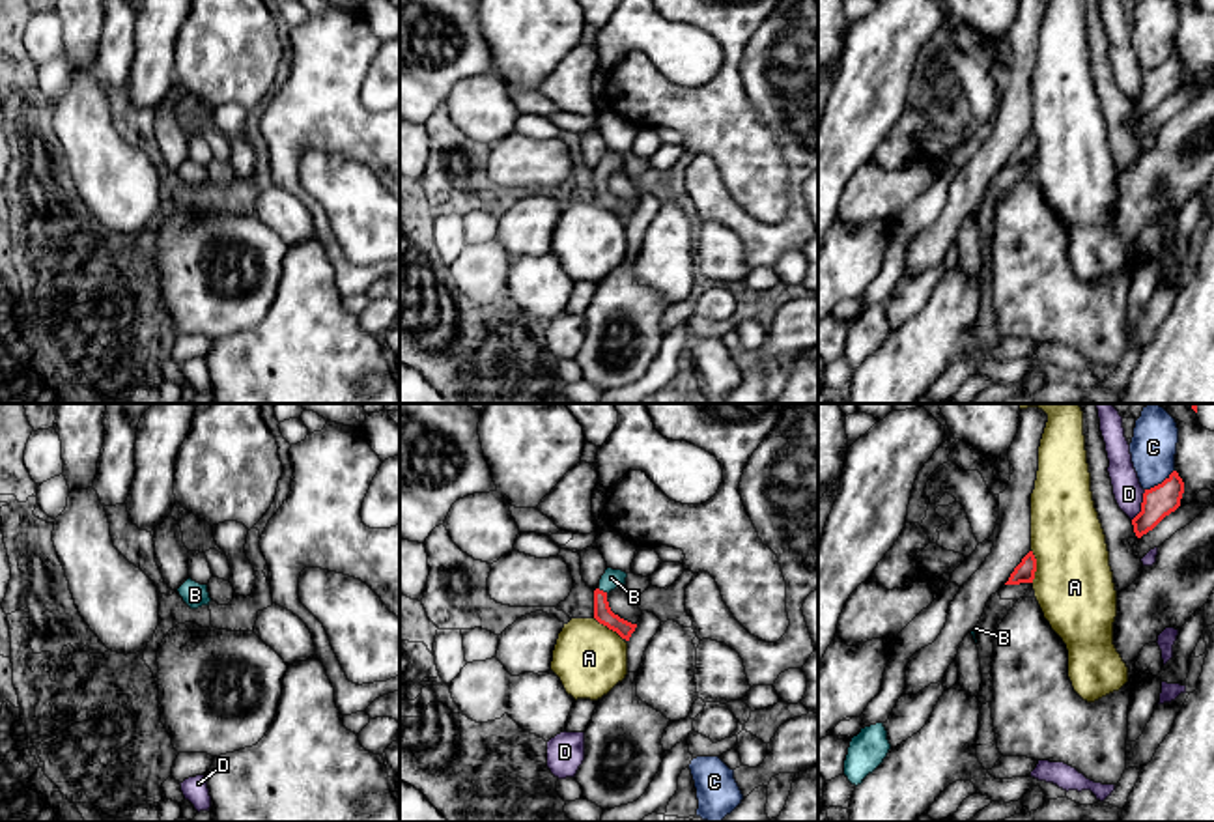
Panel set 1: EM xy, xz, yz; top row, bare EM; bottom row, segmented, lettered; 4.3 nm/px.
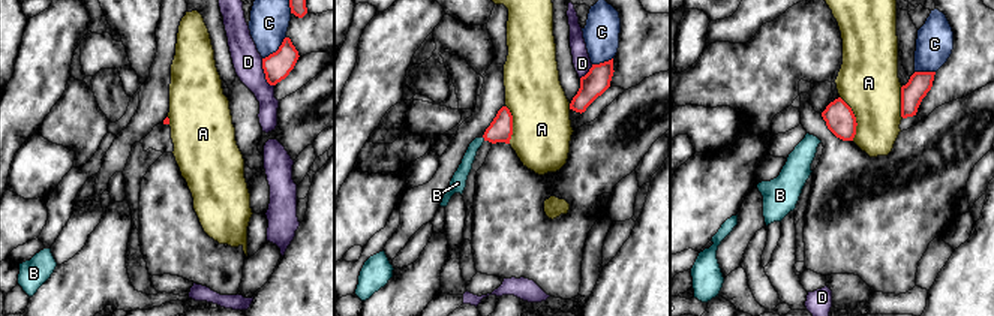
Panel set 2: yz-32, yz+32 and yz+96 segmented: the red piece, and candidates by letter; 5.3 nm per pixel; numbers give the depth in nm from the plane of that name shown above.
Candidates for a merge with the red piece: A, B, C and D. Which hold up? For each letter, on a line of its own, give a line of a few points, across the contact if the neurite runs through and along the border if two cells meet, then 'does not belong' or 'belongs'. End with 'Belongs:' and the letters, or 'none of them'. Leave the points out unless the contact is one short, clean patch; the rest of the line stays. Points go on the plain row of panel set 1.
A: line yz (1031, 131), (1035, 141), (1033, 163); does not belong
B: line xz (602, 193), (602, 172), (611, 159); belongs
C: does not belong
D: does not belong
Belongs: B

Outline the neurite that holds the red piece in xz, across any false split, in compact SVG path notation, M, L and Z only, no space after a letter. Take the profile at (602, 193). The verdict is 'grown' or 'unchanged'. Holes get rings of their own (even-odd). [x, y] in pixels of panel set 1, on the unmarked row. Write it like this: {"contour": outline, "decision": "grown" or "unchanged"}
{"contour": "M605 151L605 155L600 161L600 168L594 172L594 200L609 211L616 213L622 220L629 222L637 206L631 206L614 196L607 183L607 176L616 168L626 166L626 159L628 155L622 151Z", "decision": "grown"}

